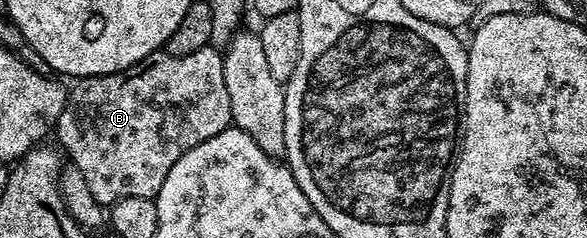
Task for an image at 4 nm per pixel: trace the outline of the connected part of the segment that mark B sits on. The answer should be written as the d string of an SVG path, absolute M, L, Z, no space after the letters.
M208 45L197 53L171 55L160 49L135 67L108 75L89 75L78 80L70 92L57 124L62 150L72 155L74 166L85 173L93 197L104 205L125 197L154 199L169 177L173 165L189 149L232 126L231 101L225 83L223 55Z

